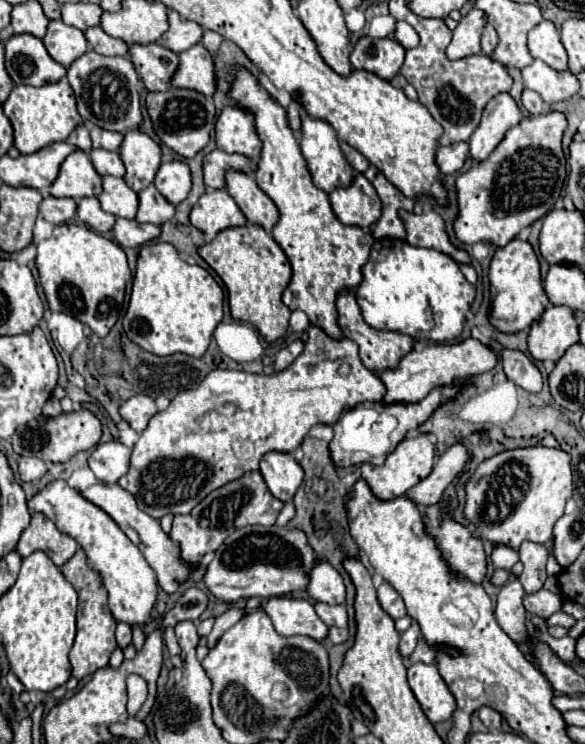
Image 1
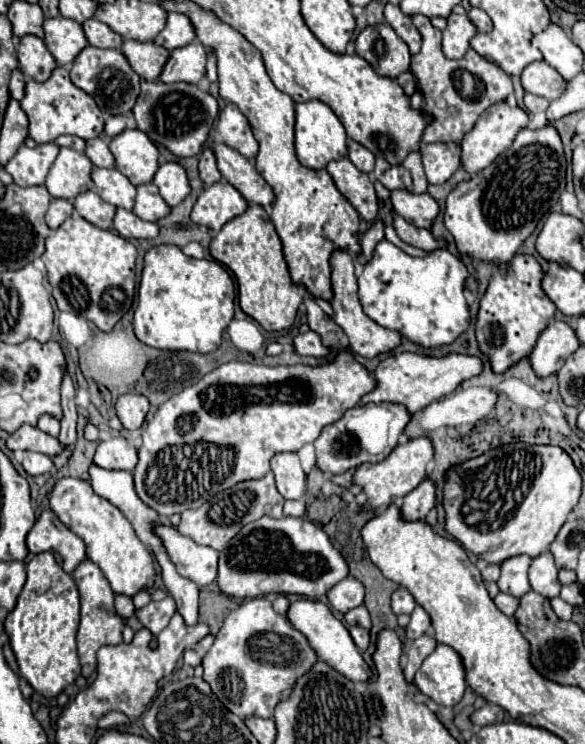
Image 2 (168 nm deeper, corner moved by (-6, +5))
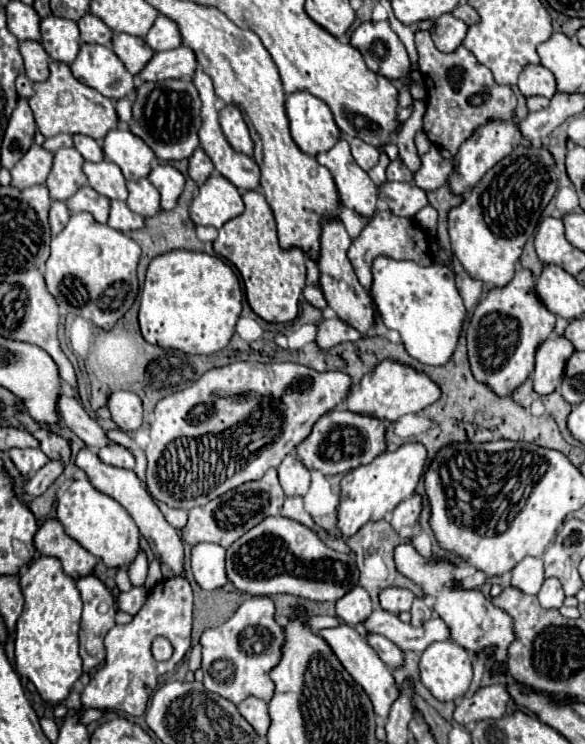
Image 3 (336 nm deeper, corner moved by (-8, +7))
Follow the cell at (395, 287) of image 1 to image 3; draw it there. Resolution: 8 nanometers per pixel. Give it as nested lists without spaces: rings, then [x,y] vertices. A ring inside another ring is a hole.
[[[377,257],[373,263],[373,301],[381,313],[381,321],[399,331],[407,353],[425,365],[445,365],[455,347],[465,319],[465,305],[457,293],[449,267],[433,263],[421,267],[413,261],[395,261]]]

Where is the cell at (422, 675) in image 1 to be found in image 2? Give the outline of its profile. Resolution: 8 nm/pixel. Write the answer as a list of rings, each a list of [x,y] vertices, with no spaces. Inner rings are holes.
[[[437,645],[415,673],[415,685],[437,705],[455,707],[465,693],[461,657],[451,647]]]

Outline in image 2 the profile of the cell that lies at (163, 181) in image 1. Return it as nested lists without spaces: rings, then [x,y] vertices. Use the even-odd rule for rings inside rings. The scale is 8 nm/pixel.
[[[175,161],[163,163],[159,167],[159,171],[155,173],[153,183],[159,187],[161,197],[171,207],[179,205],[187,197],[187,193],[191,193],[191,185],[189,185],[189,179],[187,179],[185,169],[183,169],[183,165],[179,165]]]

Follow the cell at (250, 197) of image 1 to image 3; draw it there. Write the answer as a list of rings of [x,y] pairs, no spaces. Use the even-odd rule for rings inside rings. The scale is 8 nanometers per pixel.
[[[195,69],[195,73],[193,73],[193,85],[197,87],[199,99],[201,99],[201,121],[203,121],[203,125],[201,125],[201,129],[199,129],[199,143],[201,143],[203,151],[205,151],[205,153],[209,155],[209,159],[213,161],[215,169],[217,169],[223,177],[227,177],[239,191],[257,189],[257,187],[259,187],[259,167],[257,167],[257,163],[255,163],[251,157],[233,151],[233,147],[227,143],[227,139],[225,139],[225,135],[223,135],[221,127],[219,127],[217,109],[215,109],[217,95],[215,95],[215,91],[213,91],[213,81],[211,81],[211,77],[205,75],[201,69]]]

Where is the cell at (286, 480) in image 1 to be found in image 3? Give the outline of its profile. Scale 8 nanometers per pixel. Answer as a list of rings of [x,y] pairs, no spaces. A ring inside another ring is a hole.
[[[291,453],[279,465],[279,481],[287,497],[305,495],[311,483],[311,475],[309,469],[305,469],[305,465]]]

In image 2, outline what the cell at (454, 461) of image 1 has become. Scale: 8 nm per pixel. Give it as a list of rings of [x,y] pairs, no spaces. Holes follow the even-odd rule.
[[[427,477],[409,495],[403,497],[401,503],[403,519],[407,521],[425,519],[425,515],[435,507],[435,497],[437,497],[437,483]]]

